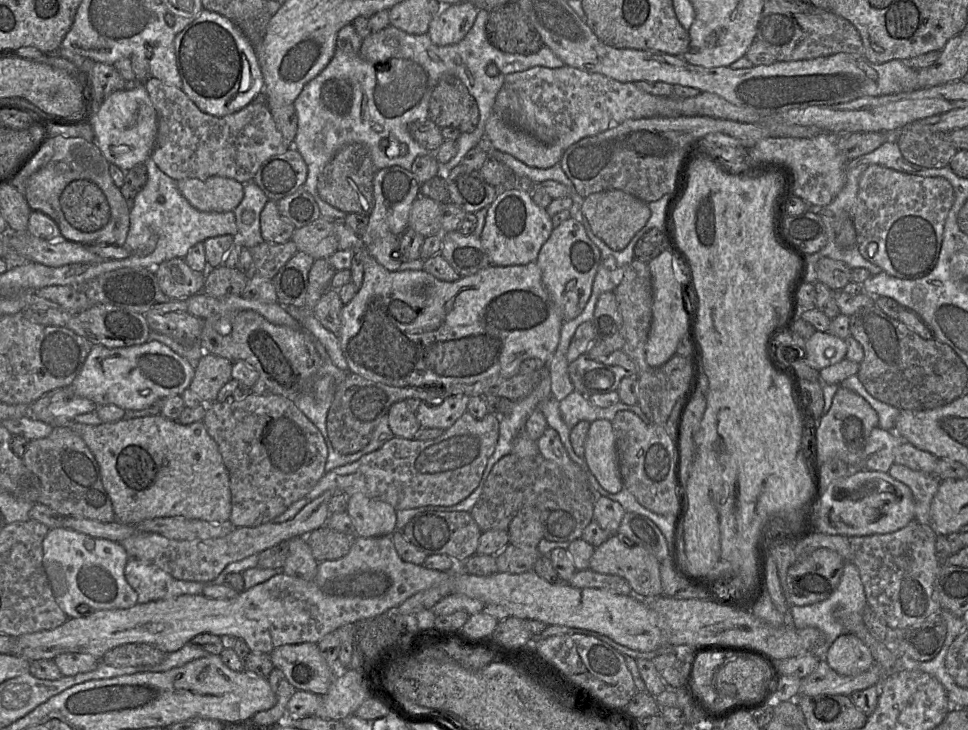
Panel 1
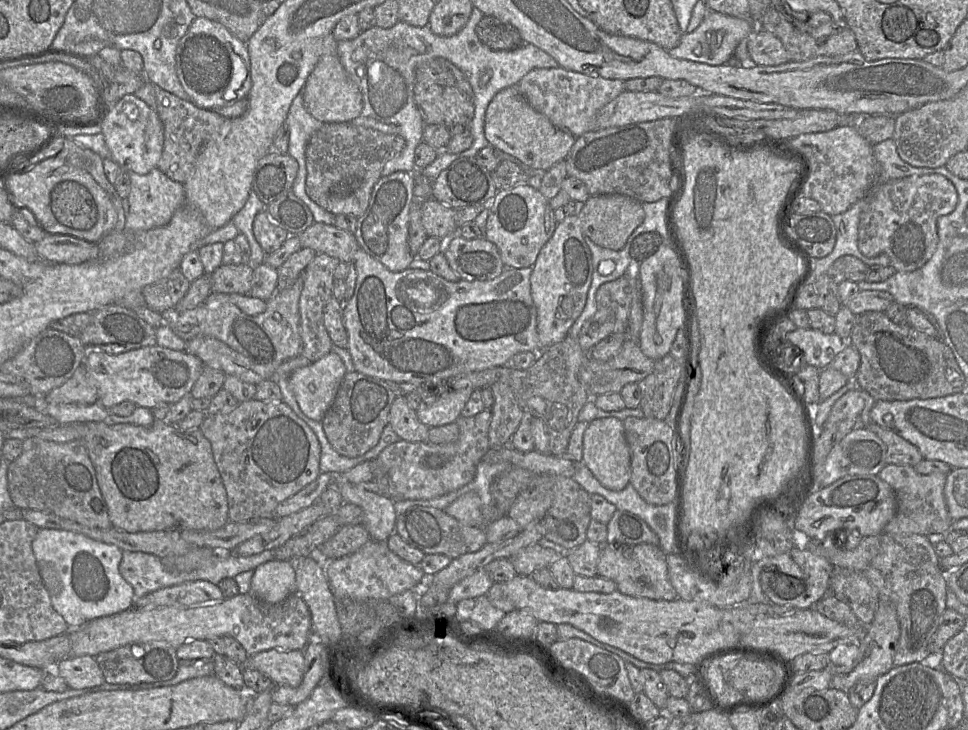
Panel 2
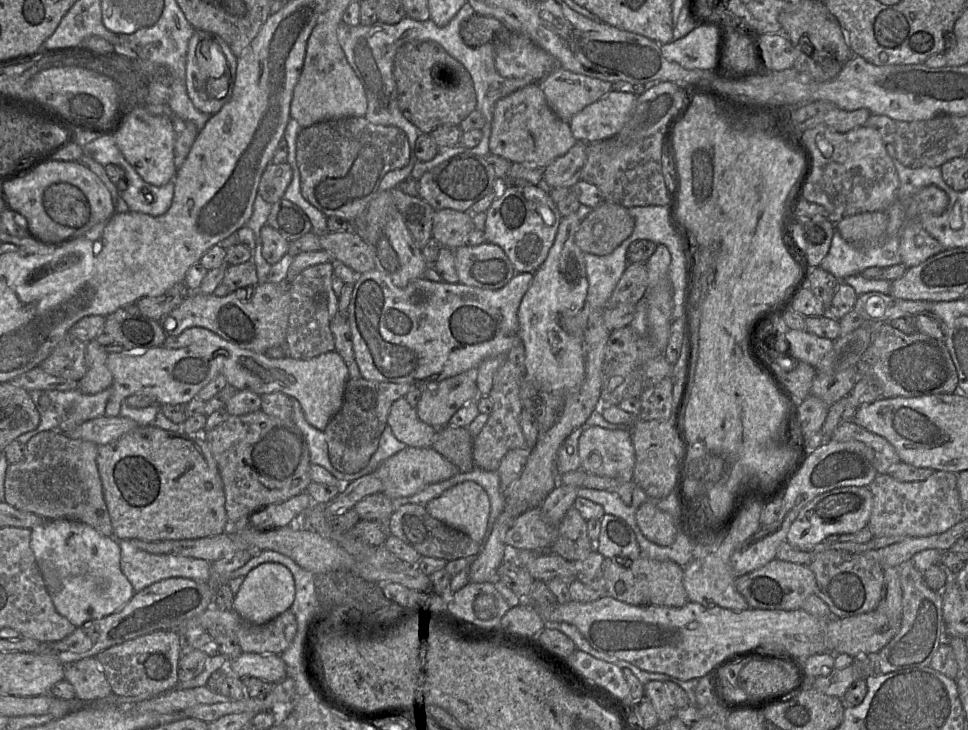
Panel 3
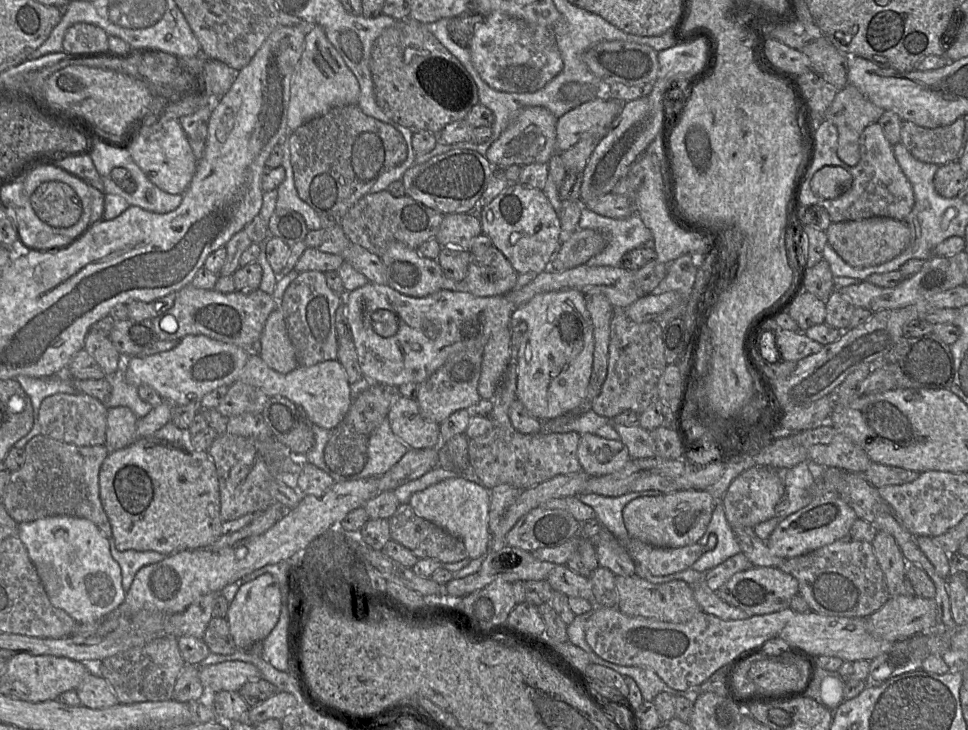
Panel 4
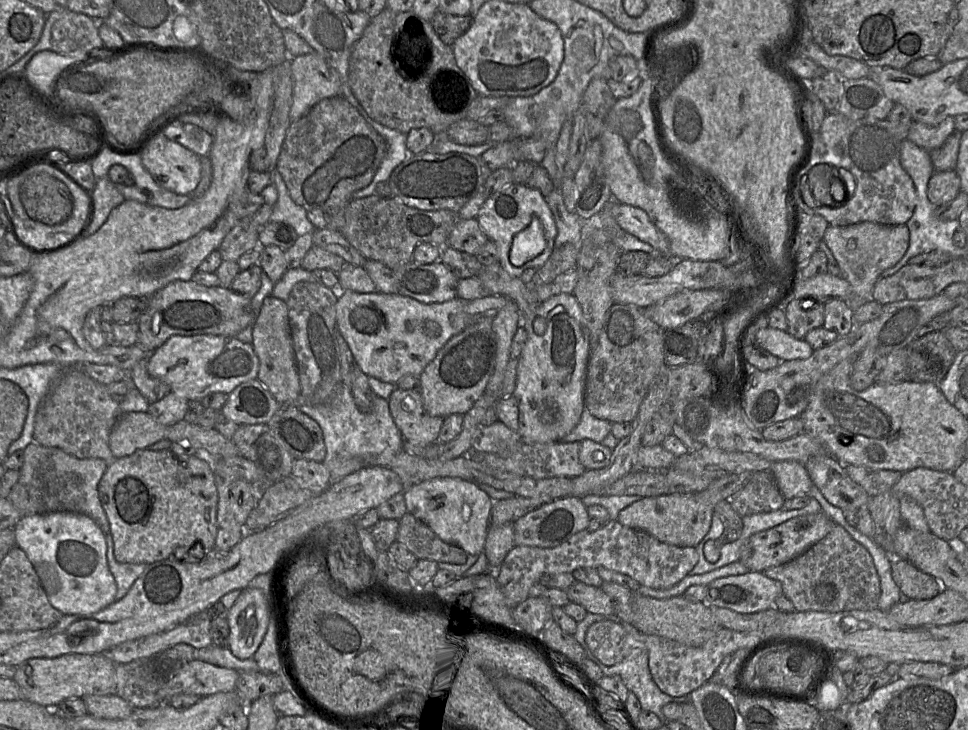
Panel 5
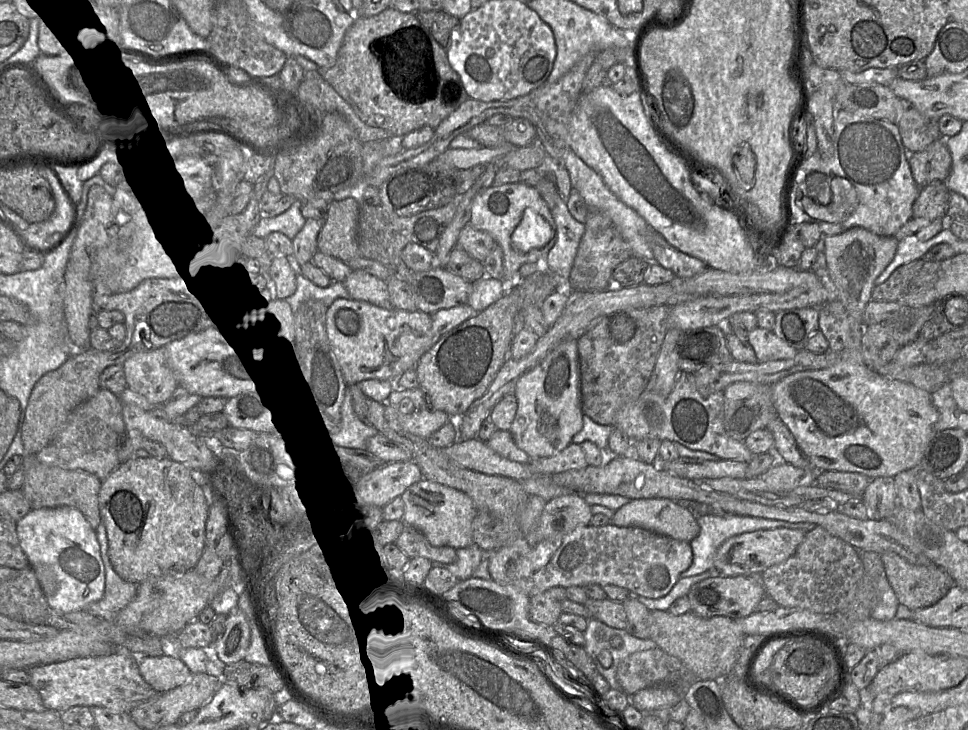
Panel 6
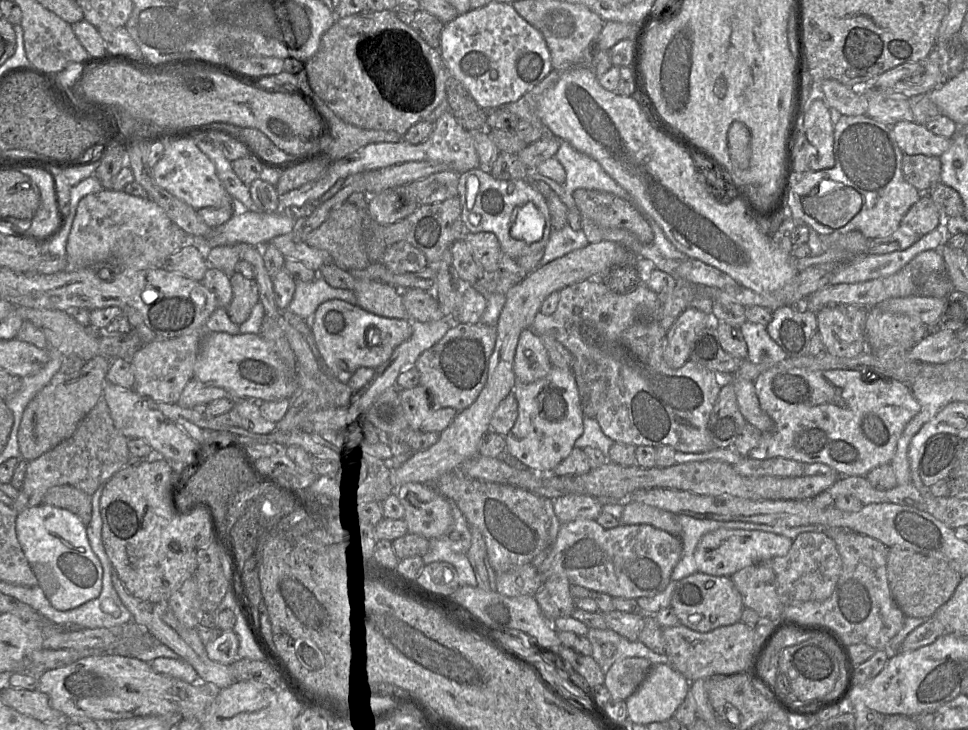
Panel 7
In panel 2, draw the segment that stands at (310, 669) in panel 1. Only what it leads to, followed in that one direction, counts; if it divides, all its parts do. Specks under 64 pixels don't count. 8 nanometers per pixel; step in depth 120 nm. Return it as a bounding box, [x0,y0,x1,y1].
[241,649,305,686]

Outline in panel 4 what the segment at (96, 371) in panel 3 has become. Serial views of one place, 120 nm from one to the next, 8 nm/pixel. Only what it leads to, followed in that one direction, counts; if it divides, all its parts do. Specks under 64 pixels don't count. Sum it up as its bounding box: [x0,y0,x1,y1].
[85,330,123,377]

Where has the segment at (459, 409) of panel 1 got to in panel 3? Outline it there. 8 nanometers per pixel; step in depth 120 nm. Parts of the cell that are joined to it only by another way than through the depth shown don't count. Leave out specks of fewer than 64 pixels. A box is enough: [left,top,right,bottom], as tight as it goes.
[416,371,480,429]

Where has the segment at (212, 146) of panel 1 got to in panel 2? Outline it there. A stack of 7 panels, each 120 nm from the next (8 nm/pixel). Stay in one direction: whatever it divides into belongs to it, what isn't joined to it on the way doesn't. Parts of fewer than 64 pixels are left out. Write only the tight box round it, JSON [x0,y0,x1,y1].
[156,86,231,183]

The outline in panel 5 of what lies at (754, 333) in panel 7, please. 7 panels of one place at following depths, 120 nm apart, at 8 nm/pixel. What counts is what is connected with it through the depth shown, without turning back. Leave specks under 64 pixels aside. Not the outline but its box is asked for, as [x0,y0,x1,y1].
[755,327,814,361]

